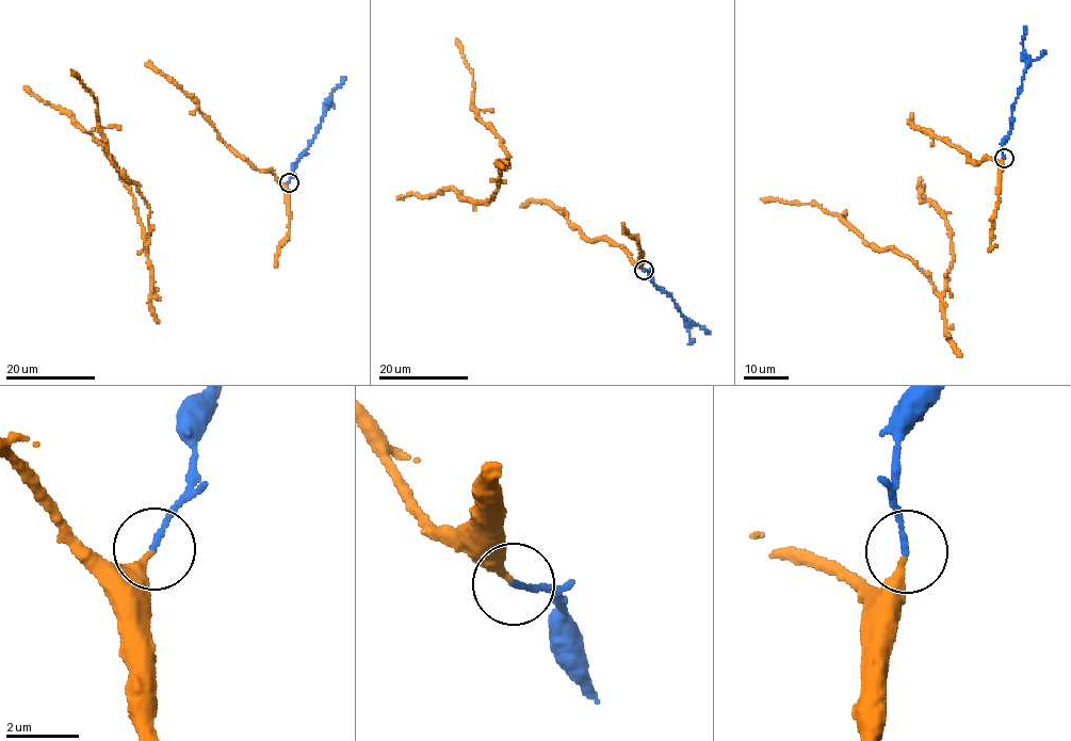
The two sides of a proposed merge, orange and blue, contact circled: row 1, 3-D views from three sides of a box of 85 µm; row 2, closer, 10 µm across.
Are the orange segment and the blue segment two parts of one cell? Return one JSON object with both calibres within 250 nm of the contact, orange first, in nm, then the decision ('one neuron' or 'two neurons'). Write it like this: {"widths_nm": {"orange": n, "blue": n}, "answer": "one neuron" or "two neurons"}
{"widths_nm": {"orange": 300, "blue": 140}, "answer": "one neuron"}

